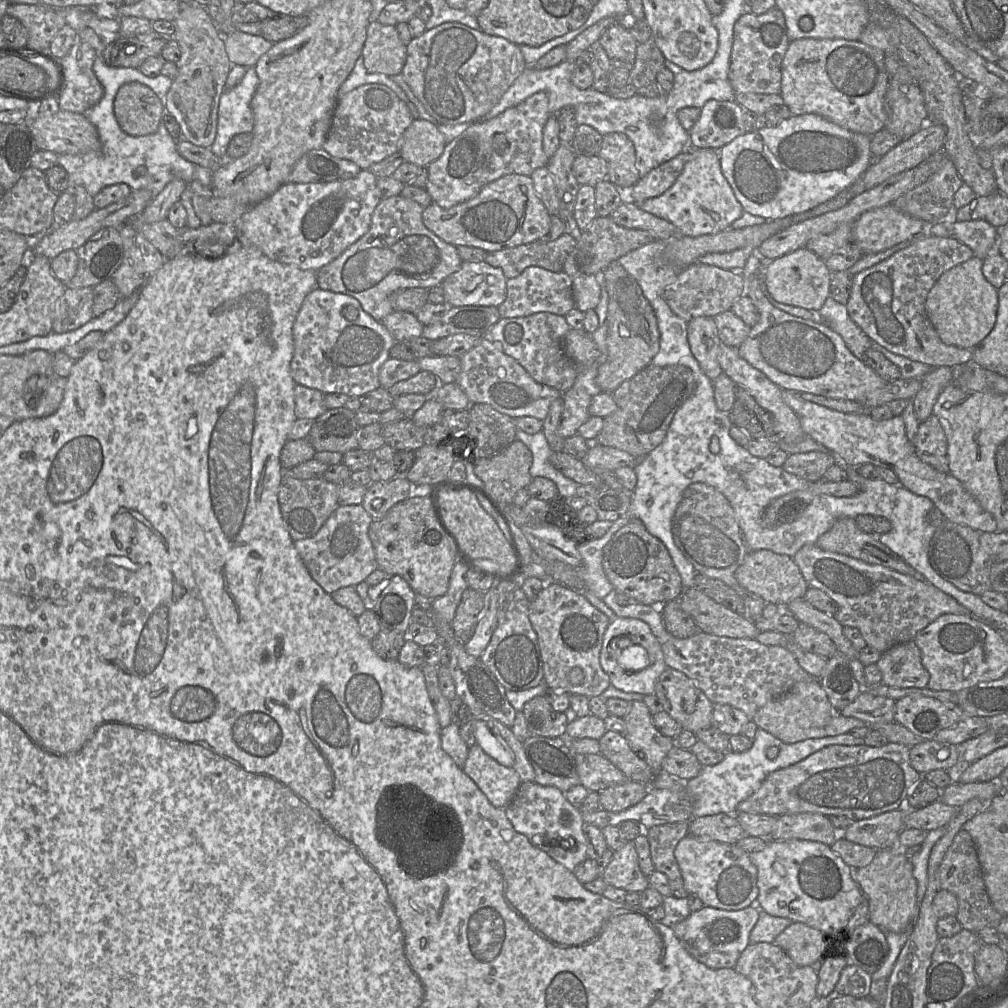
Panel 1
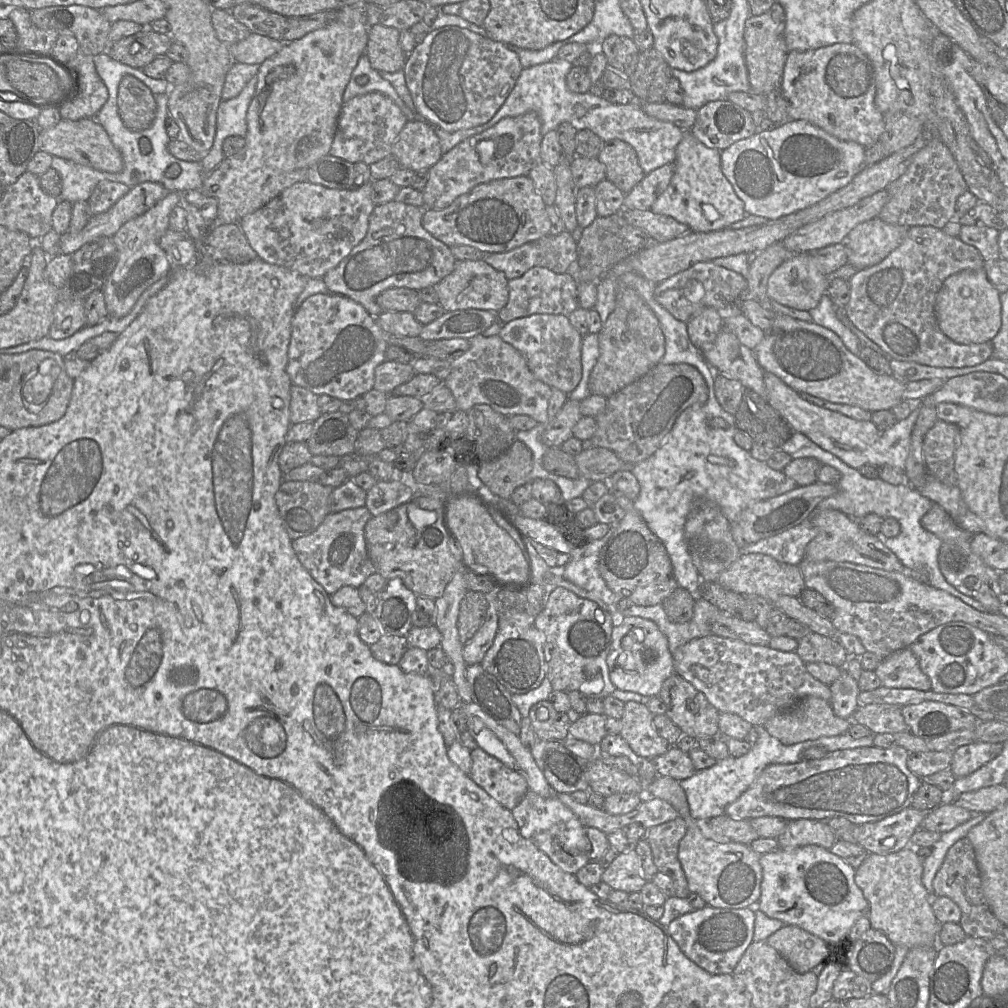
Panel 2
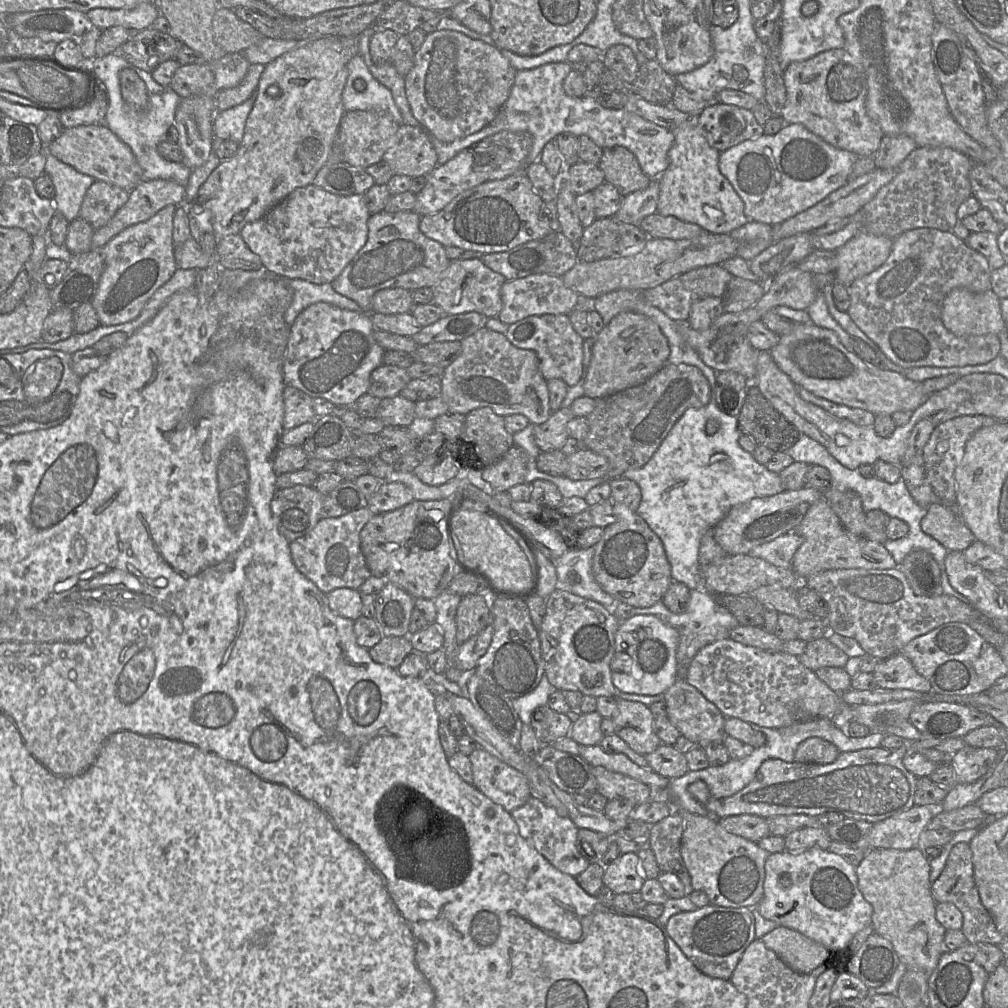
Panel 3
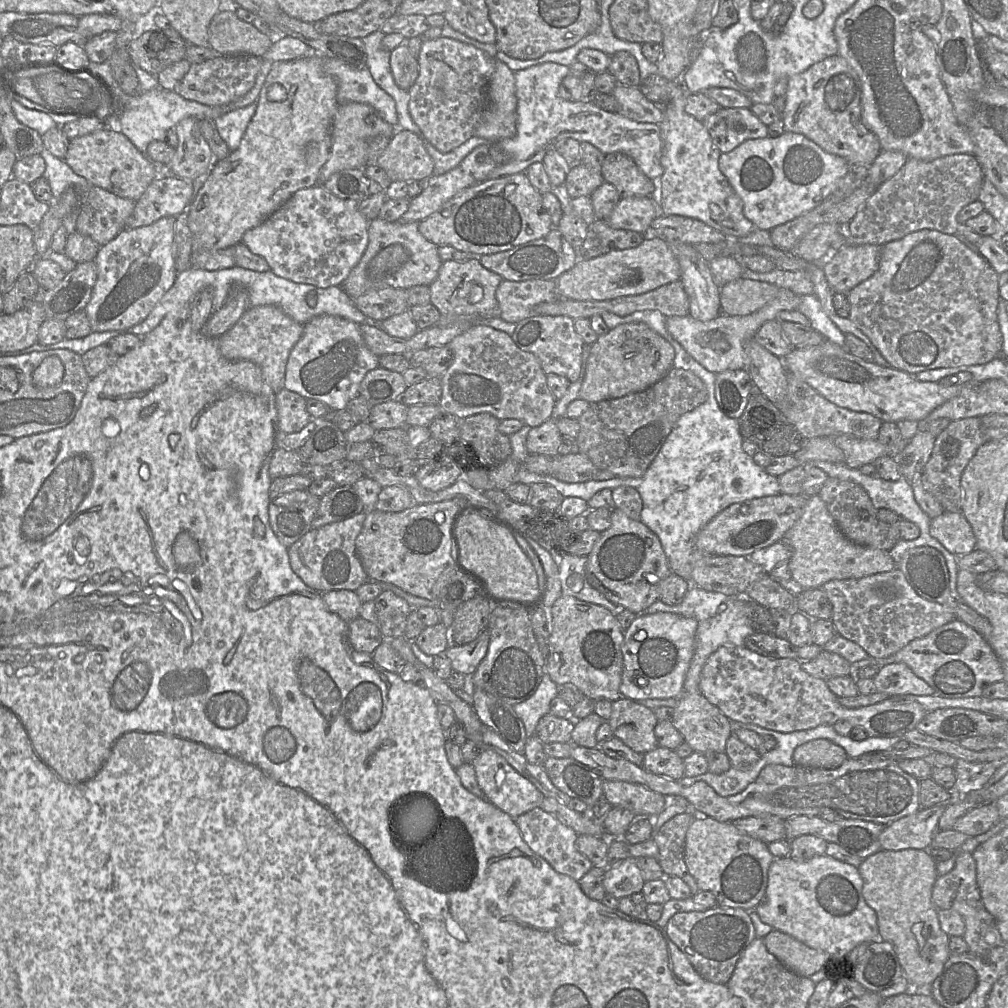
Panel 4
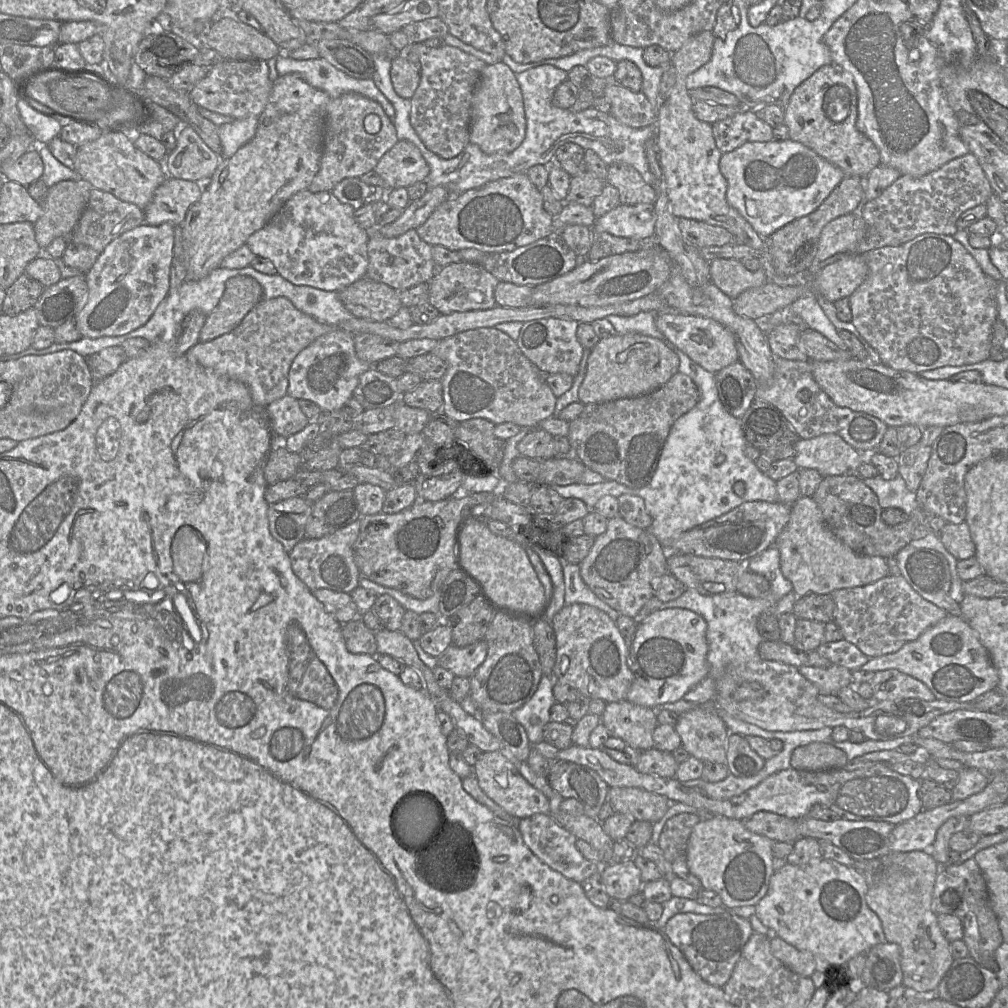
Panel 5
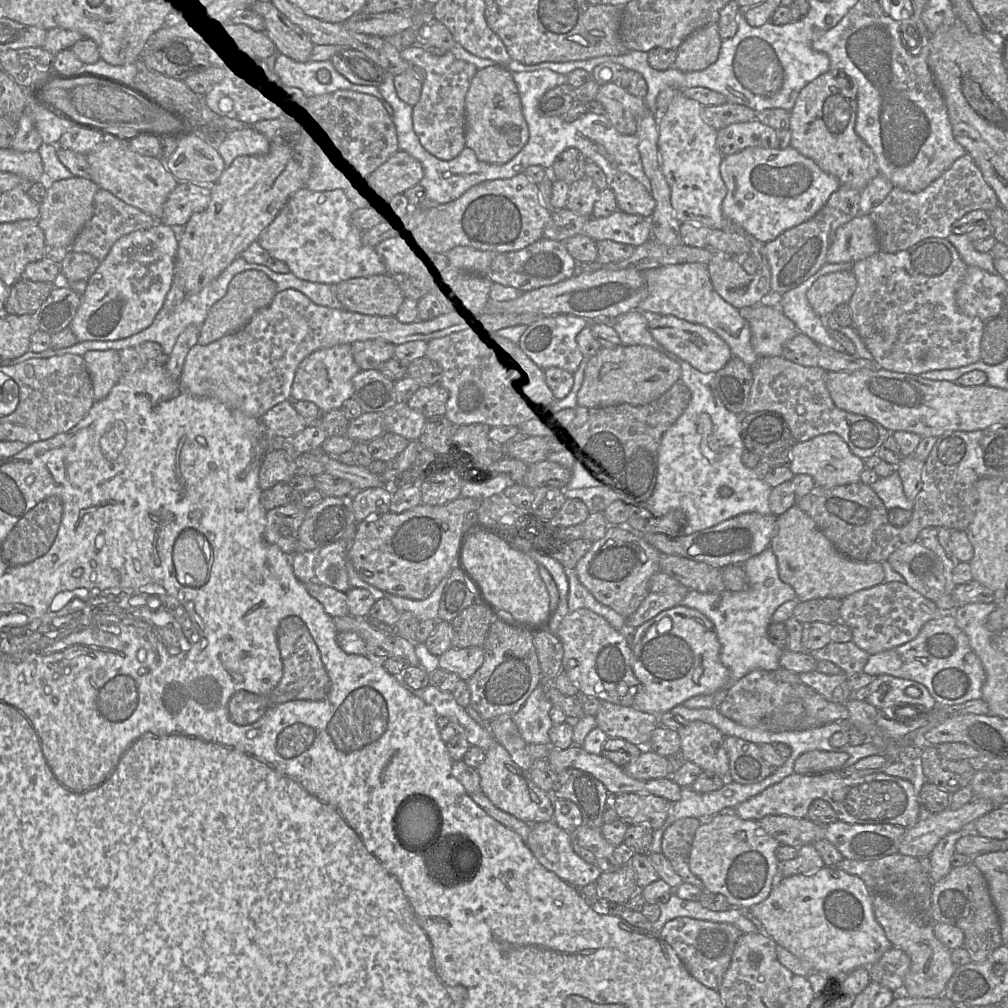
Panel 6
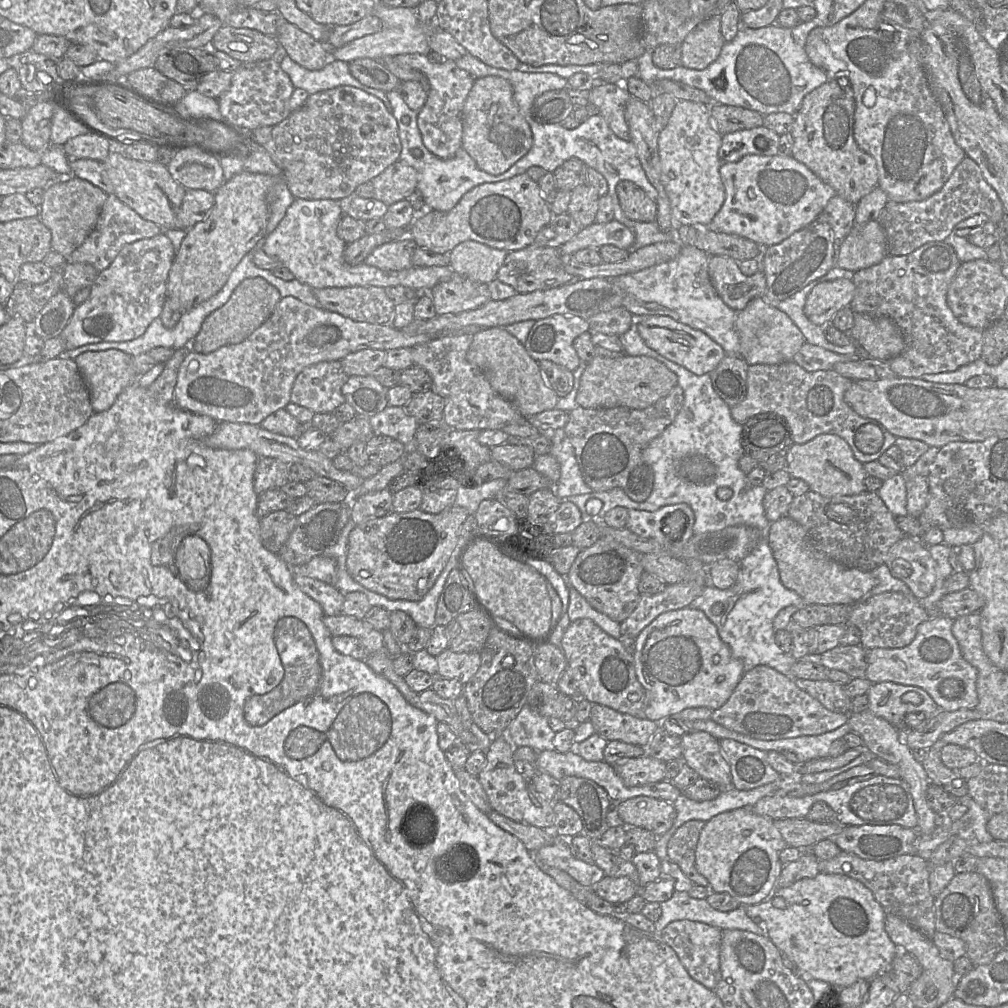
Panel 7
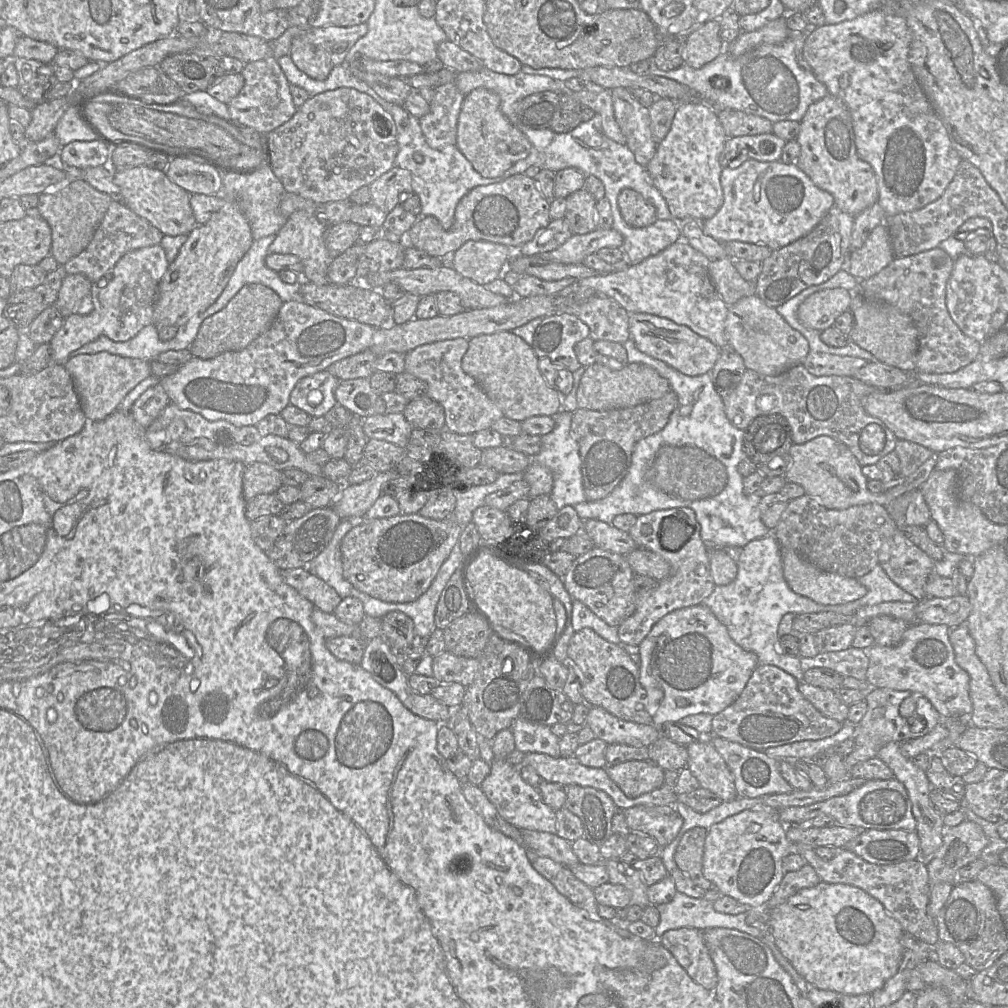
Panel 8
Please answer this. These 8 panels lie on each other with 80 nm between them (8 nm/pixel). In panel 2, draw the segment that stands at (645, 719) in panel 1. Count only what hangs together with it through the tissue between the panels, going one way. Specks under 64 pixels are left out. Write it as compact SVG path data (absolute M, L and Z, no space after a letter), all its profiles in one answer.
M629 701L624 705L620 736L639 756L652 760L667 752L670 744L653 726L654 715L640 702Z

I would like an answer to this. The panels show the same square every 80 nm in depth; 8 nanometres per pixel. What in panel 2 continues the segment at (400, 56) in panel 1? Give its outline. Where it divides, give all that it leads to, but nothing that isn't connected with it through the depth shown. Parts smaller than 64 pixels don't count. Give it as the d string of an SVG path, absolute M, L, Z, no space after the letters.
M375 24L368 29L365 54L377 72L394 73L403 70L406 54L399 42L399 30Z

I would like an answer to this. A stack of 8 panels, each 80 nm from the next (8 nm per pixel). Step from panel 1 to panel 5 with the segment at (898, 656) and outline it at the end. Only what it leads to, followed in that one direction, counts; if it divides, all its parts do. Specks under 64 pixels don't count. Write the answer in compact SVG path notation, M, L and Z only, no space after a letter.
M896 669L875 672L870 684L873 689L874 702L887 700L902 702L910 698L923 701L936 699L923 682Z

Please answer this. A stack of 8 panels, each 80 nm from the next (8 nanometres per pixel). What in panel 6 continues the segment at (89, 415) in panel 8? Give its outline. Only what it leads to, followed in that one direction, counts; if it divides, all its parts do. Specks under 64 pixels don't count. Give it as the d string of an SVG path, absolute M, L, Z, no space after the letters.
M91 350L83 356L93 385L94 401L105 398L123 373L117 350Z

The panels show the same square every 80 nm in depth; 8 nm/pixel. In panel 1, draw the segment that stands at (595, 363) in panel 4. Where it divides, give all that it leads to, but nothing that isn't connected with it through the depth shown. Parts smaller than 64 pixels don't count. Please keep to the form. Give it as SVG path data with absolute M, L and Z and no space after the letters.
M618 261L609 264L600 277L608 293L608 356L598 368L596 384L602 392L612 393L625 380L651 364L660 348L660 333L653 307L634 277Z

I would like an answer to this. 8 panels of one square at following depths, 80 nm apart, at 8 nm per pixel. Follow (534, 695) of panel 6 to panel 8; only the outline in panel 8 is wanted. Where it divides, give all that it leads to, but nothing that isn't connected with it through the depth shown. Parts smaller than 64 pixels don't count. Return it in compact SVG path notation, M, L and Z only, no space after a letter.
M519 716L510 729L516 750L525 754L538 752L556 758L562 756L559 749L560 737L551 731L551 726L536 724Z

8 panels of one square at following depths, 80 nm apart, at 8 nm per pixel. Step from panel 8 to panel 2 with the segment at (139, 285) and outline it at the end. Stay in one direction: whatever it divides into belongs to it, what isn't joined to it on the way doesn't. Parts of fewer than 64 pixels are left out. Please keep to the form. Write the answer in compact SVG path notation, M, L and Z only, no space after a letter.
M171 191L147 212L125 223L113 236L118 252L117 264L101 288L108 316L114 318L126 316L146 289L172 271L159 240L169 229L170 214L178 204L179 192Z

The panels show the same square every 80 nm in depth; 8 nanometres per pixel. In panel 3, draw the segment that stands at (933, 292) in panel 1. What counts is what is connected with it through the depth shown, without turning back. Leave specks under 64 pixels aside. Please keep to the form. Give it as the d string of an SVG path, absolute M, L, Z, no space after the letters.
M954 288L943 300L942 322L959 337L998 335L1006 326L1000 300L992 289L975 293L965 288Z

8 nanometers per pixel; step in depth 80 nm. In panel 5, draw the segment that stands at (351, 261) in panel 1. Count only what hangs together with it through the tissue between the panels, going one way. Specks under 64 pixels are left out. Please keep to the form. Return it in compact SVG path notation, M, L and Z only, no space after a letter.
M416 229L408 230L394 238L385 238L370 231L367 246L369 264L366 277L384 283L398 292L420 283L429 283L437 271L432 246L419 237Z

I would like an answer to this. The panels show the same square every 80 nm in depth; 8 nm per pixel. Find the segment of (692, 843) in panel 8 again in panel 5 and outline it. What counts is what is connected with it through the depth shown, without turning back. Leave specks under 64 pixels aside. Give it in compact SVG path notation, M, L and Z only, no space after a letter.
M697 814L675 815L665 823L658 841L658 846L670 863L673 873L691 884L697 891L704 888L701 881L688 869L687 846L692 829L699 821Z

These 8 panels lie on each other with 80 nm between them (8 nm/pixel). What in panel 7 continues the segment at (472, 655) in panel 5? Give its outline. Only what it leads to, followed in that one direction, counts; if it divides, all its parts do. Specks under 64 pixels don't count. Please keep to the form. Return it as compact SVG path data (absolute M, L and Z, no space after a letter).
M446 649L436 659L439 676L459 680L464 685L476 674L481 664L480 652L457 653Z

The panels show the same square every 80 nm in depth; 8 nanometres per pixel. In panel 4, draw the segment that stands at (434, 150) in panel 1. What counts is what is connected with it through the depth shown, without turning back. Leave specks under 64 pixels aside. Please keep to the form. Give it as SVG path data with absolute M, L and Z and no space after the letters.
M399 129L391 137L385 151L375 163L388 174L392 182L428 179L433 175L434 169L434 161L427 152L422 140L411 131Z

